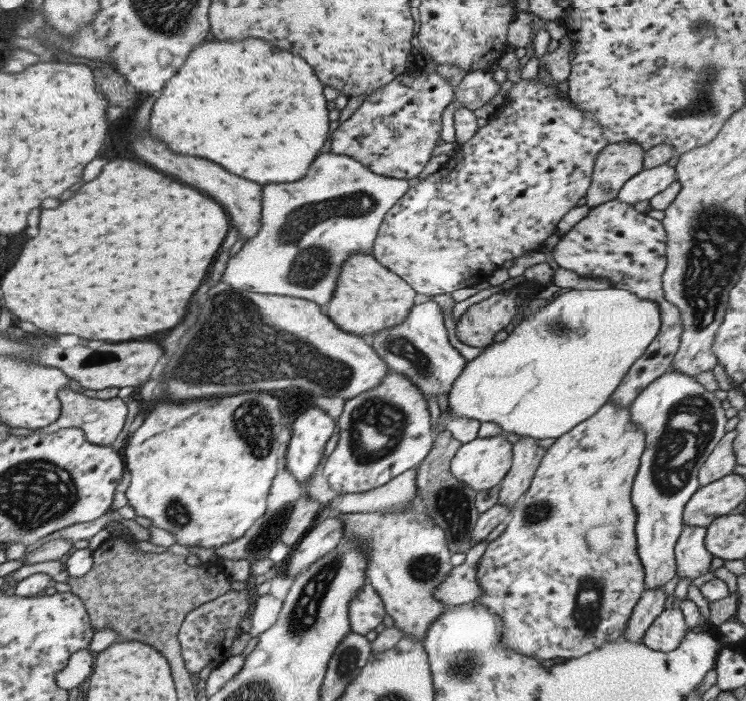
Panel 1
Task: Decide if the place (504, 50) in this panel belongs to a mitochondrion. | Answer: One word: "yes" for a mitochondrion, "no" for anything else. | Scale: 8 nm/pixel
no

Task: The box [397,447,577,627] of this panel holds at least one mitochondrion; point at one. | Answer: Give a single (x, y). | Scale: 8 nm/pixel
(451, 505)

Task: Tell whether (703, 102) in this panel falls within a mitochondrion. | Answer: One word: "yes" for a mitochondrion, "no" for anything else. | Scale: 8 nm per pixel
yes

